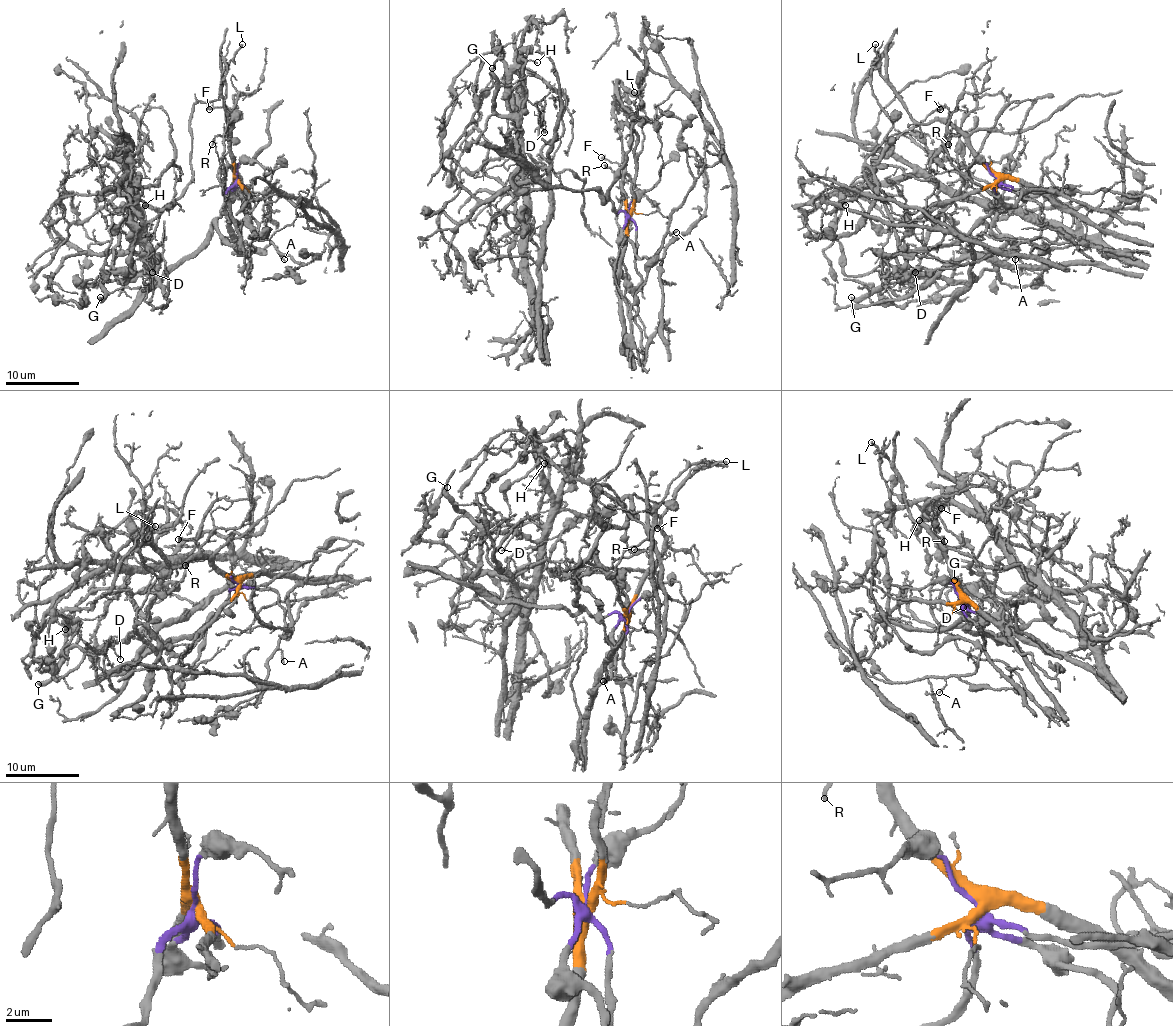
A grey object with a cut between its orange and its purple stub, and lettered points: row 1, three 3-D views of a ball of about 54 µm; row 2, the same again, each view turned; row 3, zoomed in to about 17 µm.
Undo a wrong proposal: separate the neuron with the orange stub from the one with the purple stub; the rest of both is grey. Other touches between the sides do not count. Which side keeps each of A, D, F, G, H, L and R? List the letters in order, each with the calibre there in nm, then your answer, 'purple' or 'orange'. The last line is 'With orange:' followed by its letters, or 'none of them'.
A: 190 nm | purple
D: 130 nm | purple
F: 110 nm | orange
G: 360 nm | purple
H: 150 nm | purple
L: 180 nm | orange
R: 170 nm | orange
With orange: F, L, R

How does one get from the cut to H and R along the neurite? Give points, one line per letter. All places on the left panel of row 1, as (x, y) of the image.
H: (236, 178), (201, 245), (156, 282), (121, 280), (134, 267), (130, 275), (130, 204), (145, 204)
R: (236, 178), (231, 138), (227, 134), (216, 136), (212, 145)

